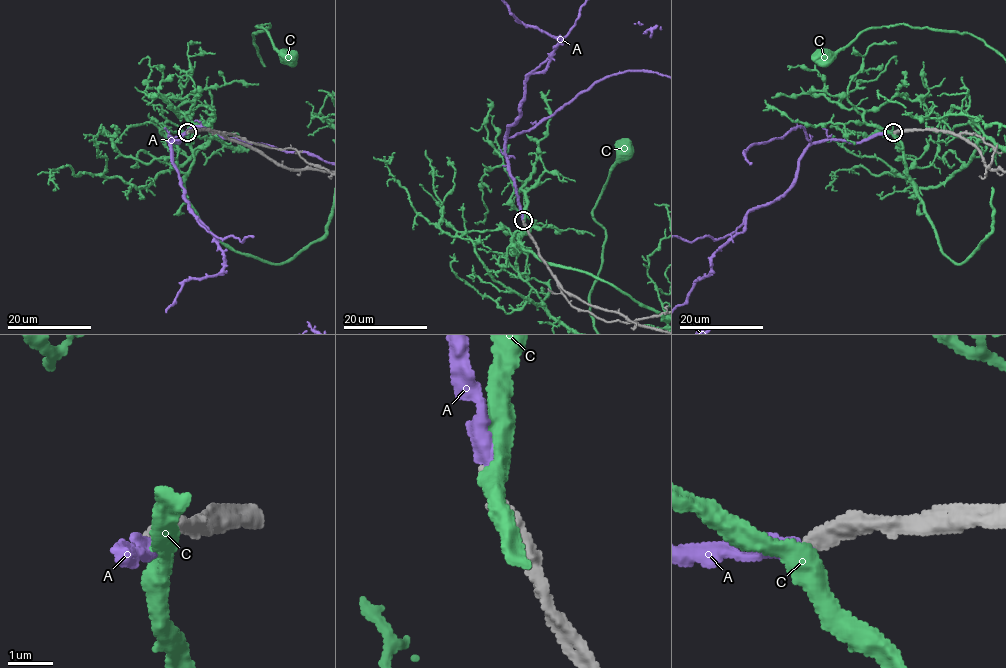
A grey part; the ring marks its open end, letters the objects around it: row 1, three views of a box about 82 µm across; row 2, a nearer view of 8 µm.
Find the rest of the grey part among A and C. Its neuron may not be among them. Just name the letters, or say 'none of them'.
A

